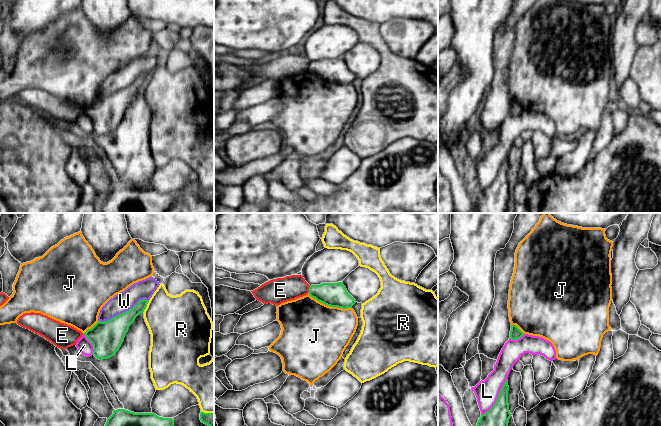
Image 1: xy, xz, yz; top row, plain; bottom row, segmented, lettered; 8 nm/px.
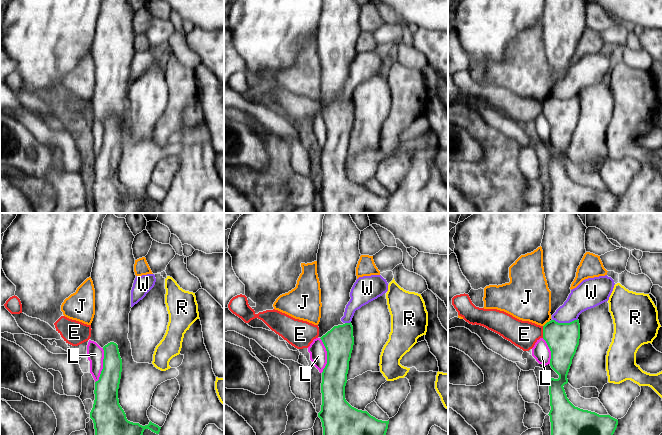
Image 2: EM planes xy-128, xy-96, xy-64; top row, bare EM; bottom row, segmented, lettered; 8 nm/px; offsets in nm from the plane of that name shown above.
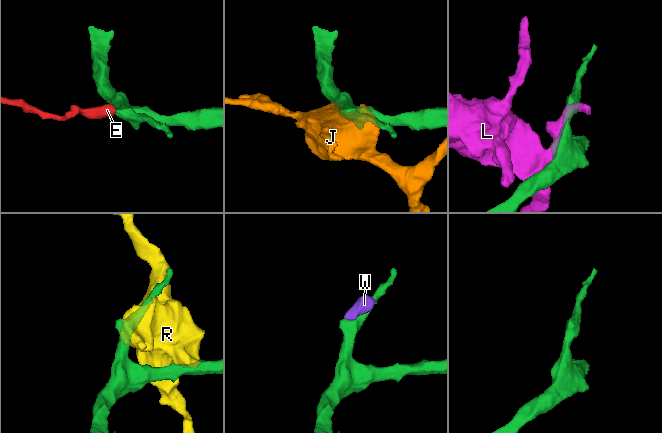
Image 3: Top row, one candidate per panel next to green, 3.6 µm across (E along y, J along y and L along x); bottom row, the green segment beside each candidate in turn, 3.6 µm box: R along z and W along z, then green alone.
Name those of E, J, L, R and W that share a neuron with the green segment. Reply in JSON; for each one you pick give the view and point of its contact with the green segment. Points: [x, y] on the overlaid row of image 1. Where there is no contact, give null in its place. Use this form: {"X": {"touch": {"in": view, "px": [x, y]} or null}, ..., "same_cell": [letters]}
{"same_cell": []}

